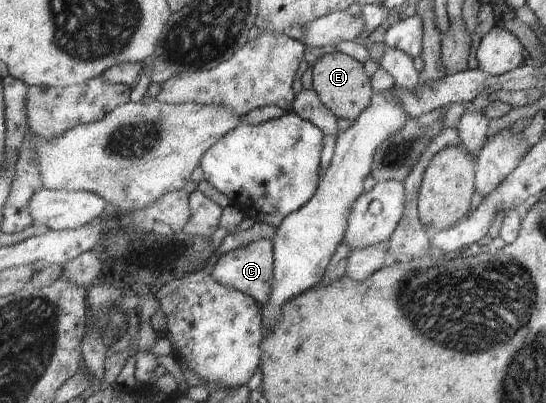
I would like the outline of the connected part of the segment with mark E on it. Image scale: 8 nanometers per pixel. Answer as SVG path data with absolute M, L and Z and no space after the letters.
M335 51L321 57L313 67L312 83L313 91L336 118L355 122L373 102L374 89L364 64L344 53Z

